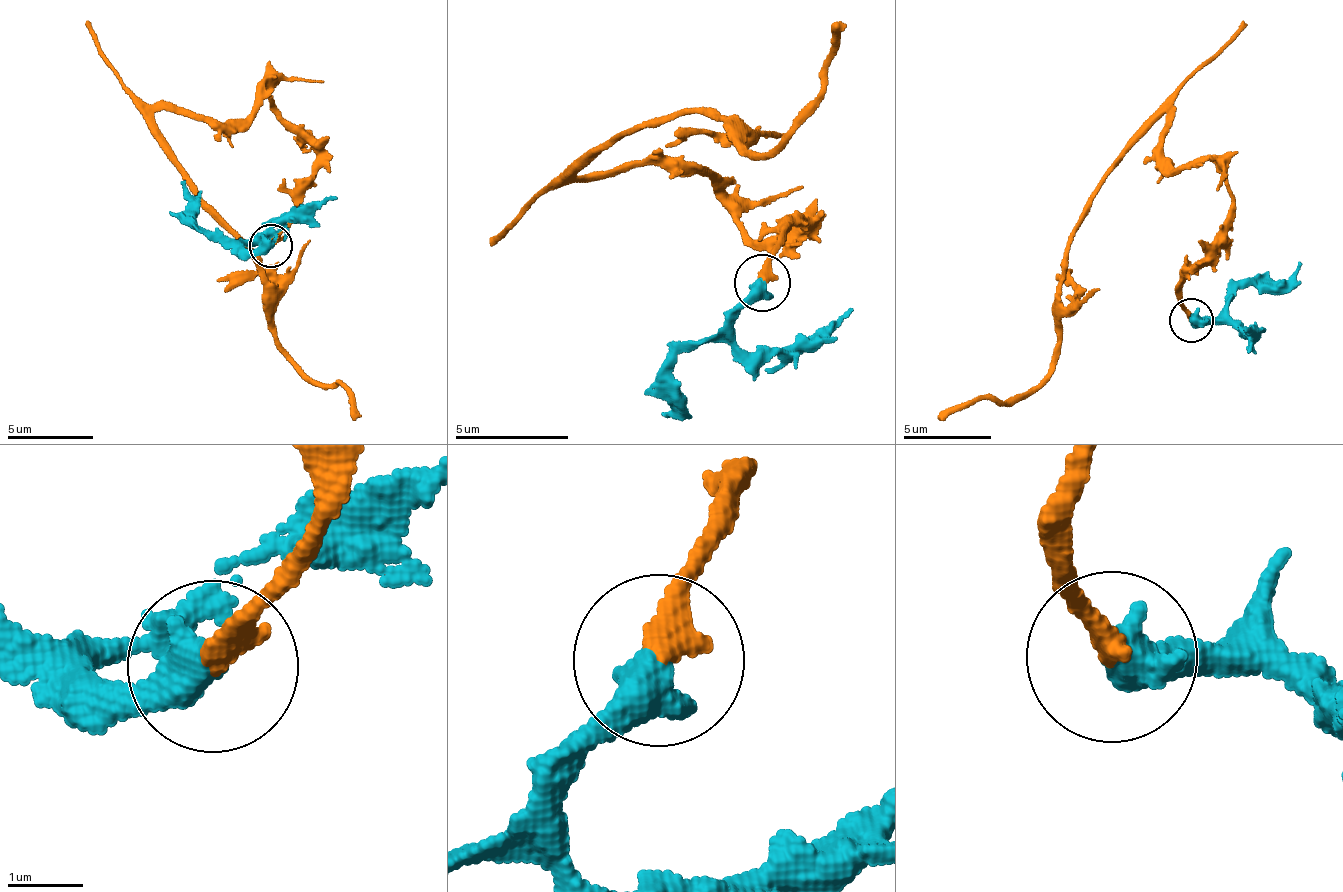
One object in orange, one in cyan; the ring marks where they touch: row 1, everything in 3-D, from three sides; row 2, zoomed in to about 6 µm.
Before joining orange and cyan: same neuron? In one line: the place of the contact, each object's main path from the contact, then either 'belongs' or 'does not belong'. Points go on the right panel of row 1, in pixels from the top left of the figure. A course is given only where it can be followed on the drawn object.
(1191, 320) | orange via (1190, 320), (1180, 277), (1232, 208), (1211, 159), (1173, 167), (1165, 112), (1070, 242), (1038, 387), (940, 419) | cyan via (1190, 320), (1213, 321), (1241, 329), (1253, 343), (1245, 330) | belongs

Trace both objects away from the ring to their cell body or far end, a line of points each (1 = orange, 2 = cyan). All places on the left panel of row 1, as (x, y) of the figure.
1: (272, 245), (314, 165), (272, 89), (244, 118), (159, 111), (159, 148), (260, 273), (273, 342), (363, 416)
2: (272, 245), (243, 249), (252, 239), (302, 223), (338, 197)

